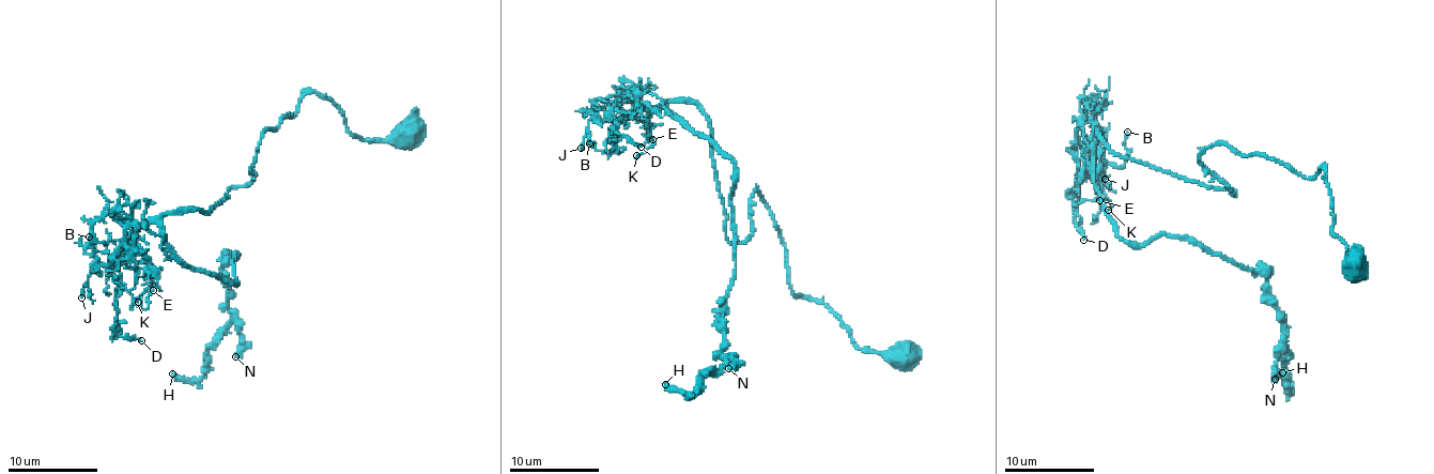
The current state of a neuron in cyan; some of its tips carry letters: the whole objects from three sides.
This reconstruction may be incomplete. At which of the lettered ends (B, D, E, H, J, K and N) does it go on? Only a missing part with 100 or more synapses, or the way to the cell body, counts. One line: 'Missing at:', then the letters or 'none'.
Missing at: none

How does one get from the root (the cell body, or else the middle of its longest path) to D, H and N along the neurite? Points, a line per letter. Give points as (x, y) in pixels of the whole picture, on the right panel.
D: (1352, 268), (1325, 168), (1305, 179), (1214, 144), (1200, 163), (1234, 195), (1113, 155), (1098, 127), (1083, 240)
H: (1352, 268), (1325, 168), (1214, 144), (1234, 195), (1098, 130), (1122, 240), (1263, 273), (1282, 372)
N: (1352, 268), (1325, 168), (1214, 144), (1234, 195), (1098, 130), (1122, 240), (1266, 276), (1275, 379)

